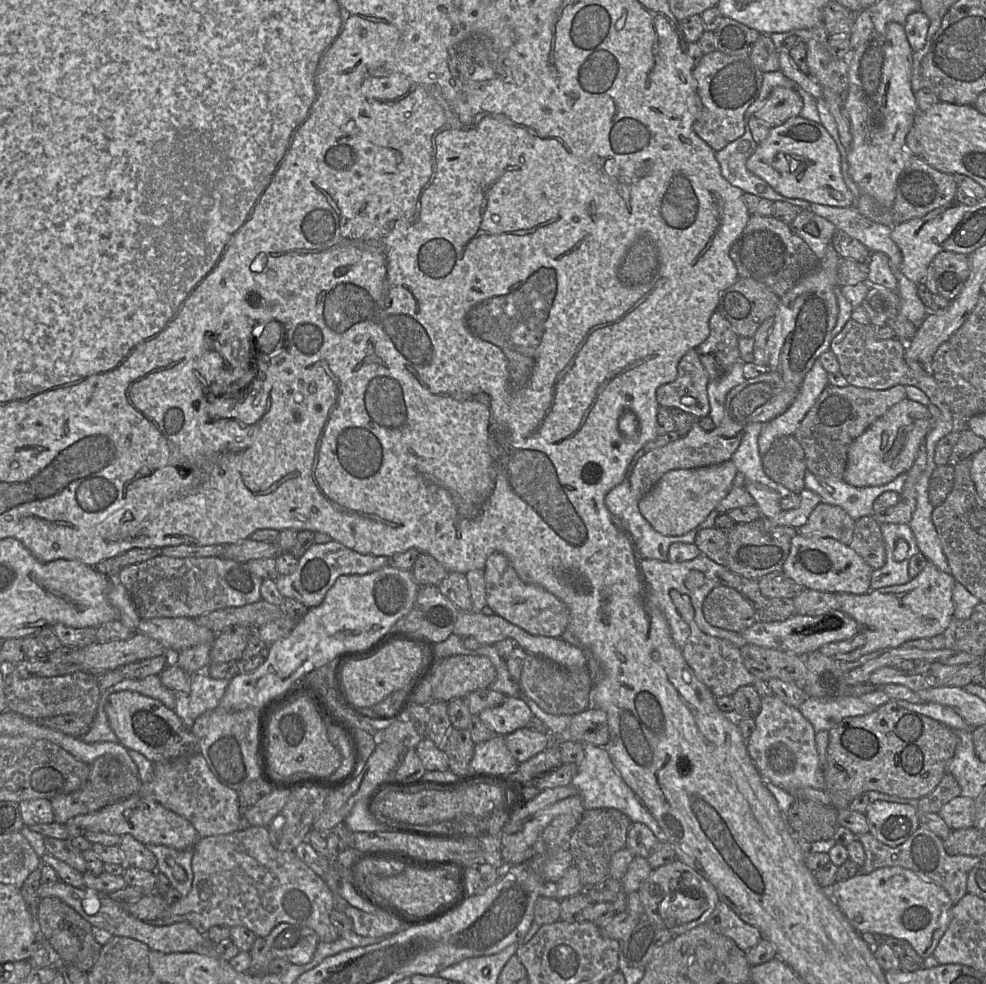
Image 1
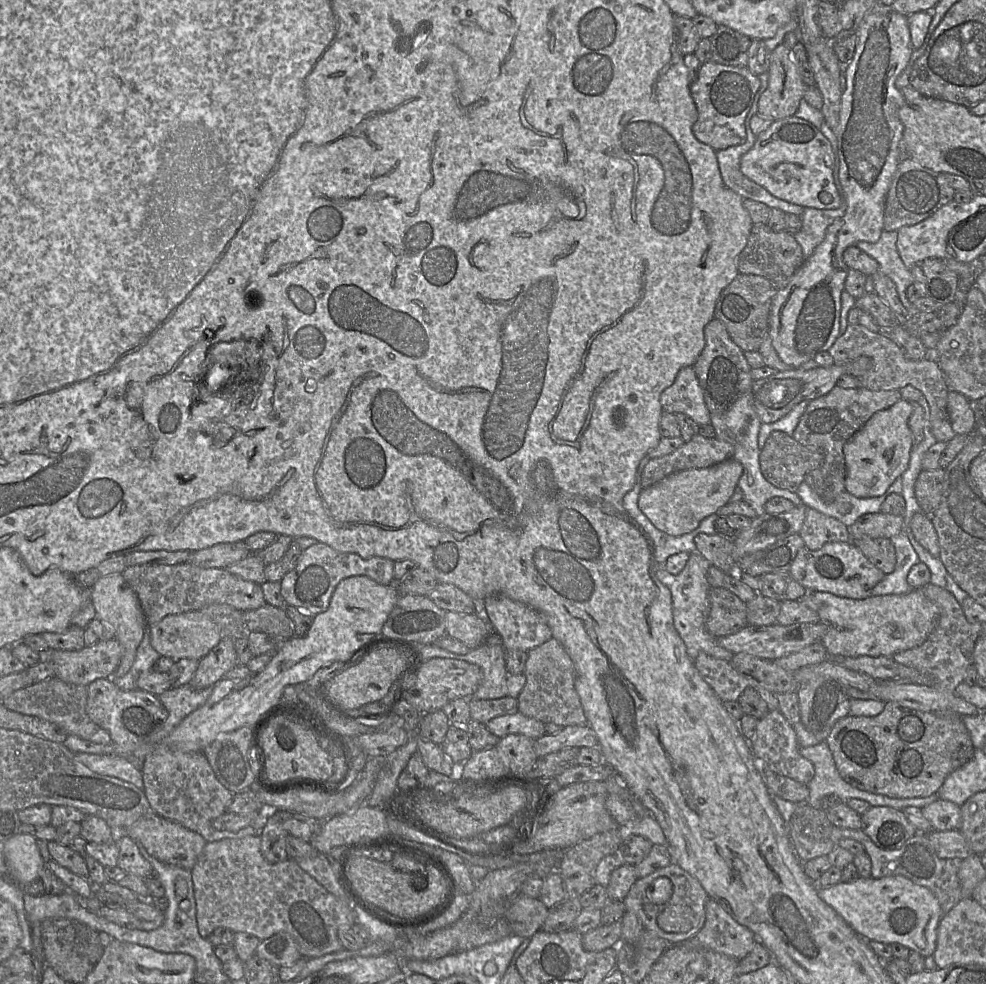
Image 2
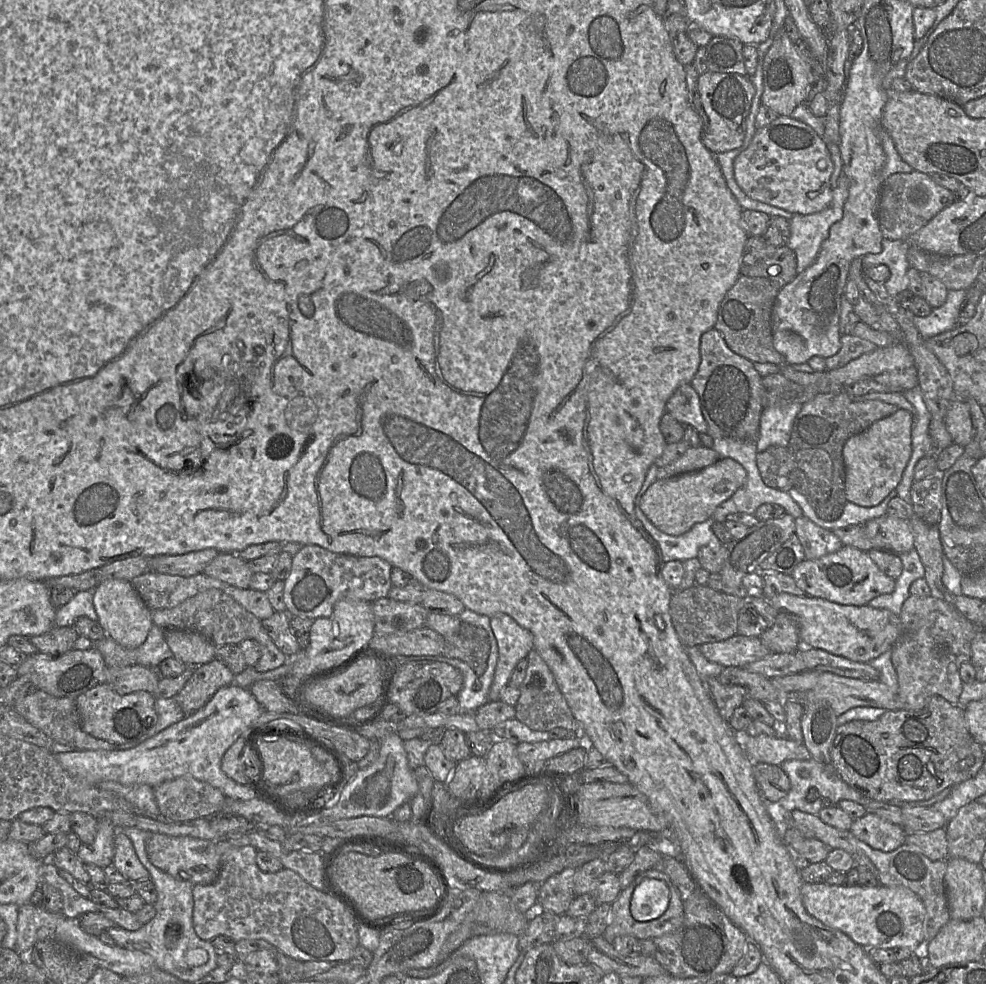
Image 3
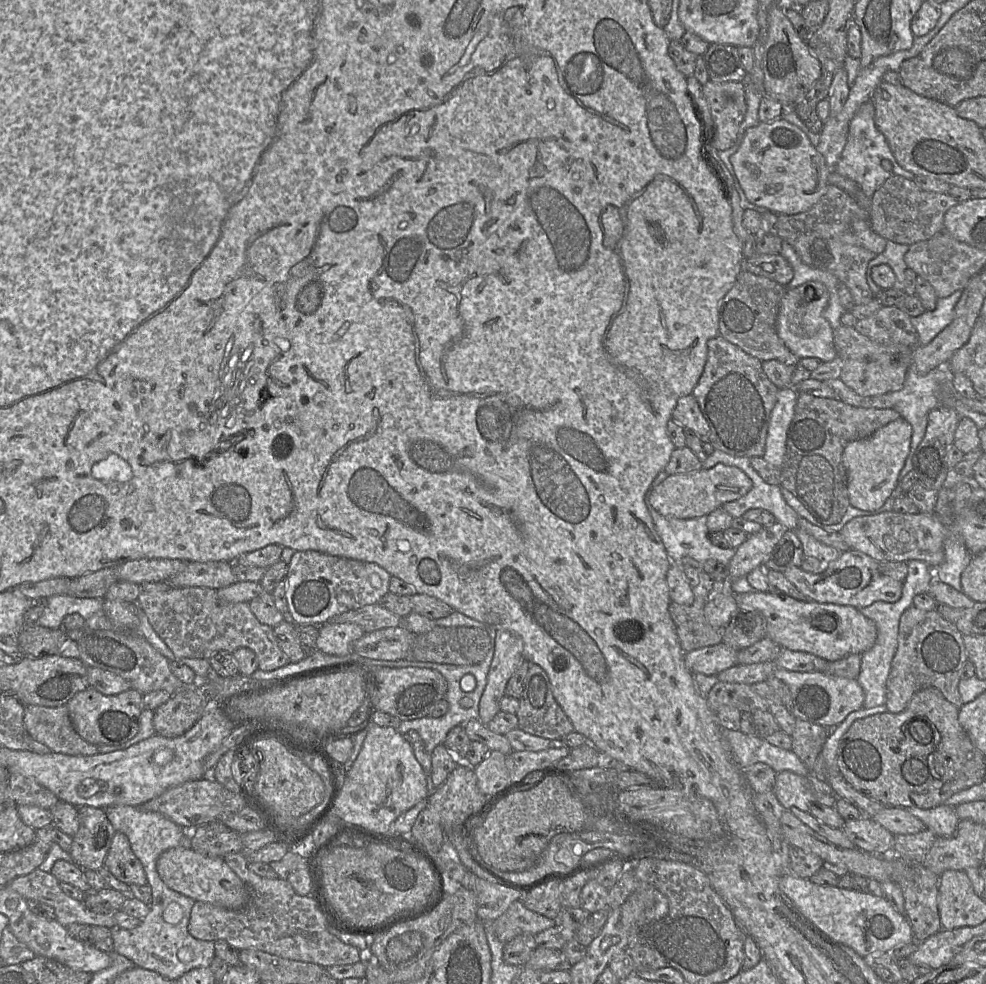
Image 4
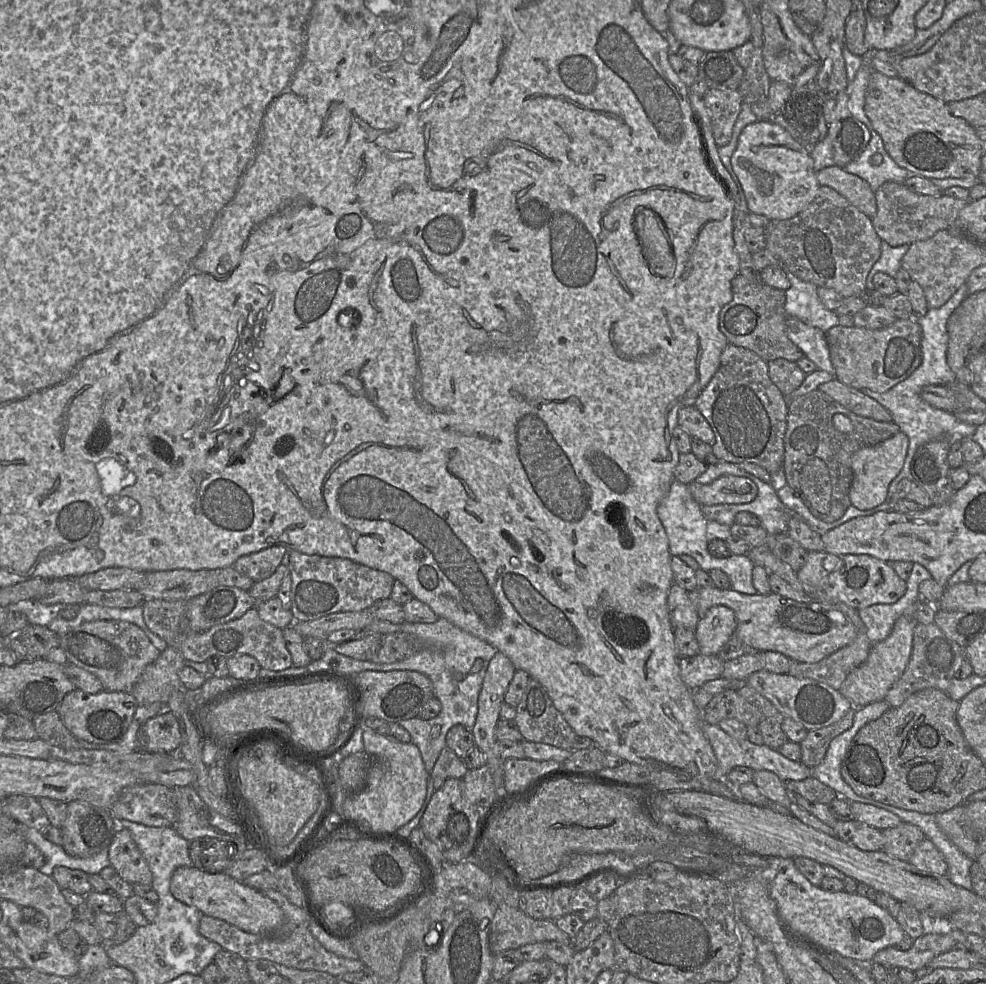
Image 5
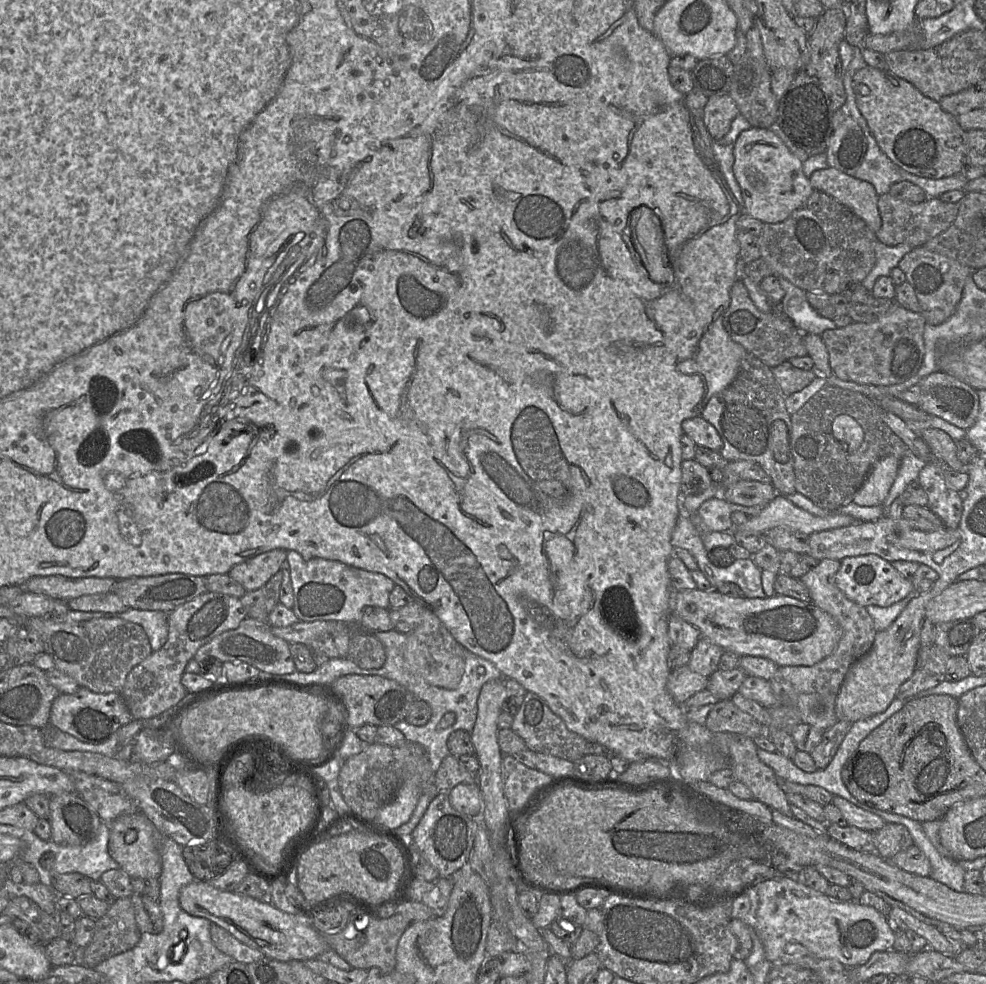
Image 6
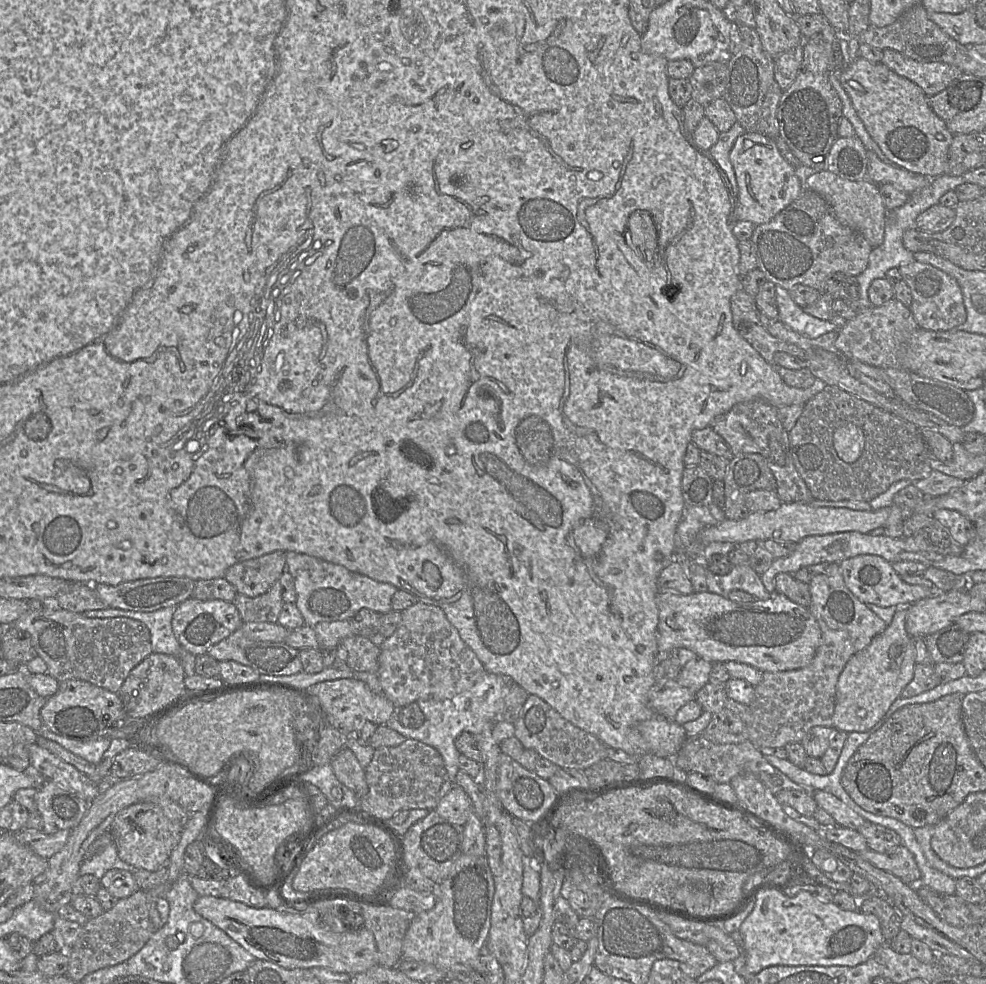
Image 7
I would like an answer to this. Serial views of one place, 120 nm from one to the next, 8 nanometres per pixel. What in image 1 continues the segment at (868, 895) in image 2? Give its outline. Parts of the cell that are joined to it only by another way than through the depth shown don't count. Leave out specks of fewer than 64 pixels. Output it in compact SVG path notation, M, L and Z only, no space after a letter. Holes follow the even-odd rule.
M884 867L869 874L835 882L827 890L839 909L858 932L872 932L909 942L924 959L933 956L947 930L953 903L939 885L915 872L899 867Z

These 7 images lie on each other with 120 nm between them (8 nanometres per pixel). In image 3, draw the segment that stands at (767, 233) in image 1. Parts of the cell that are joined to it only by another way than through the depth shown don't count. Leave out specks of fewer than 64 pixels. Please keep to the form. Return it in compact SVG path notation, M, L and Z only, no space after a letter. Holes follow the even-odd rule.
M748 236L744 245L740 274L765 277L778 289L797 276L795 252L786 244L772 246L761 236Z

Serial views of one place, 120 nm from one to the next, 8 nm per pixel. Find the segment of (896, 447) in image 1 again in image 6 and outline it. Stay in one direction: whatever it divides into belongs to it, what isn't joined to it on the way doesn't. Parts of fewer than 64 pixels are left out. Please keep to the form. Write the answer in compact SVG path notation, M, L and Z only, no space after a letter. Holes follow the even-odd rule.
M891 455L878 460L852 501L859 506L882 505L896 478L900 461L901 459Z

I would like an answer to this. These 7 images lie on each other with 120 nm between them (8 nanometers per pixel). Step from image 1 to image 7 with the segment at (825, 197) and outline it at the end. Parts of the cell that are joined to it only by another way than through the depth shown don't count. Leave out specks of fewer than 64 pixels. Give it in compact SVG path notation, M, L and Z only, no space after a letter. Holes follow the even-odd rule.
M745 132L738 136L729 157L737 182L736 220L749 221L756 226L767 223L805 190L793 165L782 156L775 141L763 134Z

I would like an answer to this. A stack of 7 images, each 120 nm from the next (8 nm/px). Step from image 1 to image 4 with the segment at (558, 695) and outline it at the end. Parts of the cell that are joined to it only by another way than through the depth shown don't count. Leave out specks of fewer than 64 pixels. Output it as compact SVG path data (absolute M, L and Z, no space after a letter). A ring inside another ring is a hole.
M534 663L530 665L522 694L518 700L519 708L515 714L518 718L518 728L524 732L550 740L560 740L574 731L570 719L554 698L547 673L539 665Z

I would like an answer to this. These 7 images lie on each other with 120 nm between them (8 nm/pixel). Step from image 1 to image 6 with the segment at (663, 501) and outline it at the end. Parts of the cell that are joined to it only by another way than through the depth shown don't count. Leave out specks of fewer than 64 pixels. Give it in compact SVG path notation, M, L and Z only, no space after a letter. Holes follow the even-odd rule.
M741 480L725 490L724 500L743 506L767 505L778 494L772 483Z

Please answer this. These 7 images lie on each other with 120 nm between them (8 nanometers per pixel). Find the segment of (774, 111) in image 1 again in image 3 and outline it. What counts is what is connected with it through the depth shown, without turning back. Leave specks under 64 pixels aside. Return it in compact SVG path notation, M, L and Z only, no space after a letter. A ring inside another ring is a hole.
M780 28L763 60L763 93L761 96L761 105L771 108L779 116L790 116L793 110L806 99L810 85L811 56L807 47L806 51L802 51L802 49L790 40L784 28Z

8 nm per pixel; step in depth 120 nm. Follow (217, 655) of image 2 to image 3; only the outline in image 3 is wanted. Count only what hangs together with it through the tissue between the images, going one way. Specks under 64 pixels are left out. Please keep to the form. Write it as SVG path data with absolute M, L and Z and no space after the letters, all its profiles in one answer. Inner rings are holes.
M218 659L199 665L175 699L186 716L201 709L222 687L233 683L235 675Z

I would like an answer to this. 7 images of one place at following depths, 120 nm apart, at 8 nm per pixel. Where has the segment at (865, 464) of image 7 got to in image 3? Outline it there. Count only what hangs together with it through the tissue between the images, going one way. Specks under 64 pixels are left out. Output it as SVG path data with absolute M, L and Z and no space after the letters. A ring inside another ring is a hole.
M843 391L828 392L816 395L811 400L803 403L801 411L794 419L789 446L792 450L824 449L828 452L832 461L832 486L829 499L824 503L813 500L809 493L809 480L800 469L794 469L790 473L792 487L800 493L808 494L805 498L810 501L810 506L819 517L832 521L838 519L847 503L845 495L845 464L842 450L845 442L874 422L888 417L899 409L898 406L882 402L880 400L856 401Z

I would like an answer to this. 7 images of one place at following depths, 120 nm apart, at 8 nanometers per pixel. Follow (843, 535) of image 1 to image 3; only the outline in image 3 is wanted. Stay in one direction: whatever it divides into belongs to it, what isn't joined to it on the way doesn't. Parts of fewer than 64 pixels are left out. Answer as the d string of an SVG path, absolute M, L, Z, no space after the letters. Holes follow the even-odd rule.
M805 515L795 519L795 533L808 560L836 552L843 546L833 531L818 526Z

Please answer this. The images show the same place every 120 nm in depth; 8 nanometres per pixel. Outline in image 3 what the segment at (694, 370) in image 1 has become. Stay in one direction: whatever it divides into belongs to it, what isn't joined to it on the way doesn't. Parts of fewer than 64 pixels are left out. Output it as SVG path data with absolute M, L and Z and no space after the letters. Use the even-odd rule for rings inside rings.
M691 383L680 385L666 403L666 412L681 424L693 426L699 433L707 433L708 424L702 414L698 393Z

